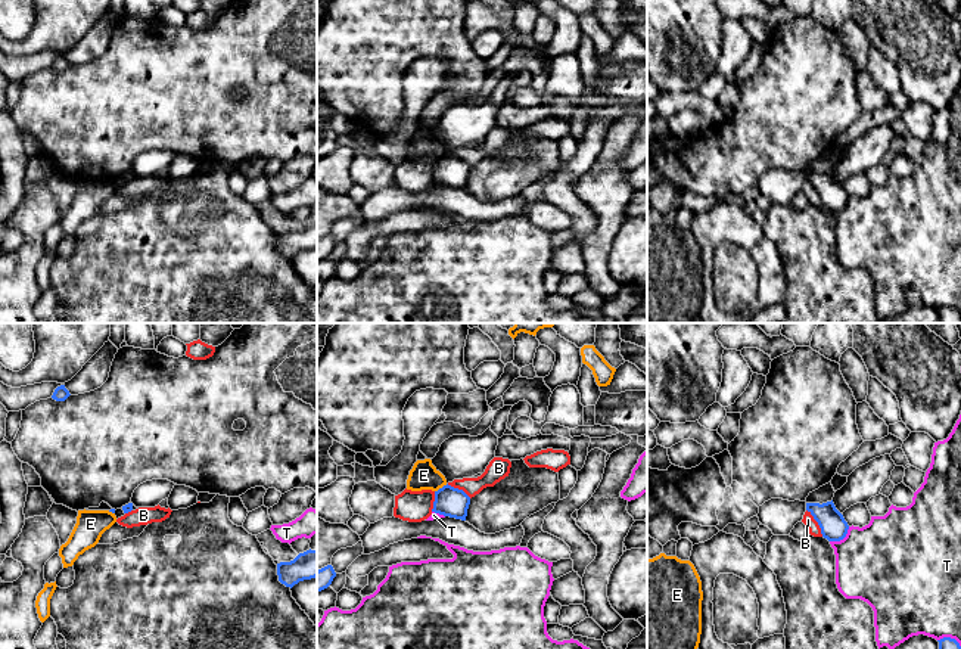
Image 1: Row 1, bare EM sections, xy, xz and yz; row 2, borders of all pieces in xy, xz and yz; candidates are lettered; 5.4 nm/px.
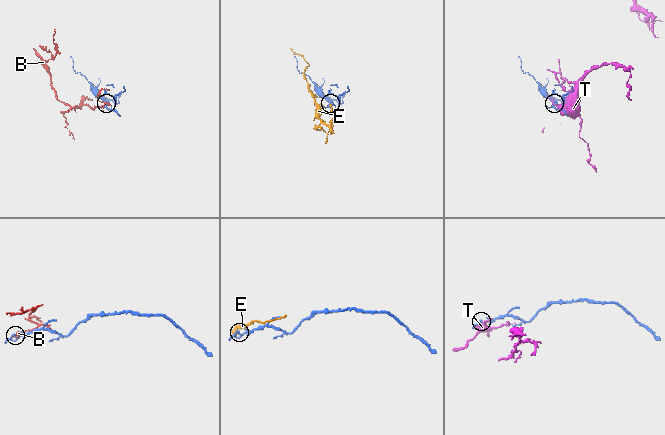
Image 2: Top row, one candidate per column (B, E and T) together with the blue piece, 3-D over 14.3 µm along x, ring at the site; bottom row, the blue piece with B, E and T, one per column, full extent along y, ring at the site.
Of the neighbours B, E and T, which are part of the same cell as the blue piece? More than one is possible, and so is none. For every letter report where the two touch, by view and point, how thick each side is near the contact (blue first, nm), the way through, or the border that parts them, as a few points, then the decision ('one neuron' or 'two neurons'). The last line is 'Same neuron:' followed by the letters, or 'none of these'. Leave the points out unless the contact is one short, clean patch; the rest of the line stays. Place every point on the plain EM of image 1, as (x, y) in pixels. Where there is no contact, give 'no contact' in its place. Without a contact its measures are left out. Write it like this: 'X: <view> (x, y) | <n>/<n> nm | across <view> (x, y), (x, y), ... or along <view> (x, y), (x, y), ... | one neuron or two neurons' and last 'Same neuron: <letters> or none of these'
B: yz (817, 191) | 140/70 nm | two neurons
E: xz (442, 157) | 160/150 nm | two neurons
T: yz (842, 208) | 140/440 nm | two neurons
Same neuron: none of these

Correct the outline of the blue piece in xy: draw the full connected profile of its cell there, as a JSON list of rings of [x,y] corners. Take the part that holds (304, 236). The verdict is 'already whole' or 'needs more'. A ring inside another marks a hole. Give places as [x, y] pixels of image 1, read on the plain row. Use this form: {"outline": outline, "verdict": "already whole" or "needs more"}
{"outline": [[[317,220],[299,223],[290,232],[277,233],[279,251],[286,257],[293,257],[299,251],[317,246]]], "verdict": "already whole"}

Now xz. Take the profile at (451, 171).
{"outline": [[[444,155],[435,161],[435,171],[432,181],[466,190],[470,167],[458,158]]], "verdict": "already whole"}

